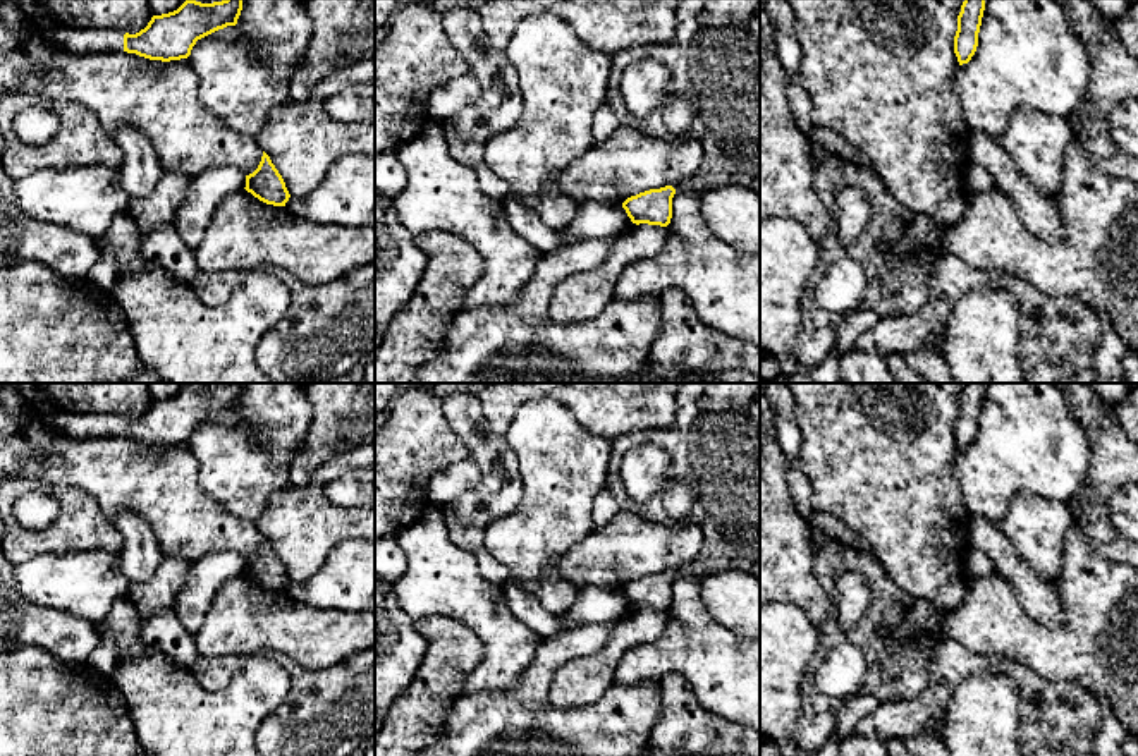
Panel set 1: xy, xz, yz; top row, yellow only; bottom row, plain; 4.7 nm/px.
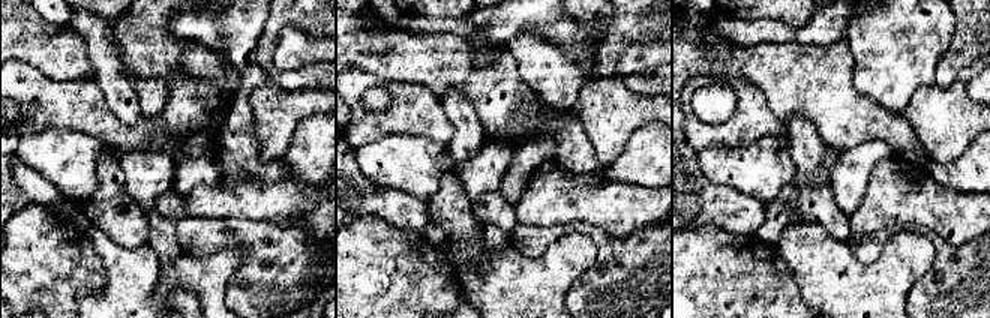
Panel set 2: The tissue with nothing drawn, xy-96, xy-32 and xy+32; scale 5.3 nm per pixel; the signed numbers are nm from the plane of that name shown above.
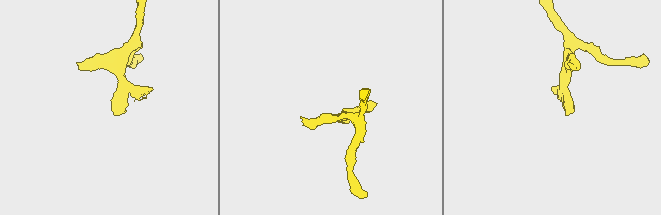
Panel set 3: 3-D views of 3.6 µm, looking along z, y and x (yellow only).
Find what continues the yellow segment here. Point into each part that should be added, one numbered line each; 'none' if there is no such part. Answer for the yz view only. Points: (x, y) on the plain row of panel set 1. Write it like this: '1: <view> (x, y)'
none

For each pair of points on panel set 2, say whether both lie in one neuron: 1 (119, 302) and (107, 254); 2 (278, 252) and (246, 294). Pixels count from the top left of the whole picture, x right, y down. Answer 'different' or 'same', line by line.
1: same
2: same

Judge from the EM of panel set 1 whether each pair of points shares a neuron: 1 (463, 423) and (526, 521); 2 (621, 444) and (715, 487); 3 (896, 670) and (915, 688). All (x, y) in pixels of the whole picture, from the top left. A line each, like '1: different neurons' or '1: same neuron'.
1: different neurons
2: same neuron
3: same neuron

